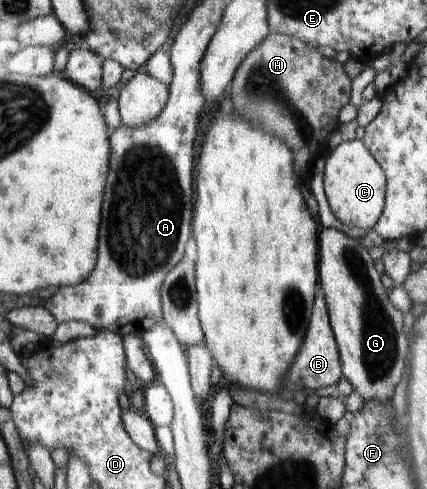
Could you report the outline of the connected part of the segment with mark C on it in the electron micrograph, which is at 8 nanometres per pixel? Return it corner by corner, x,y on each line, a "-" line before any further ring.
362,140
343,141
330,153
326,152
324,191
335,218
341,224
353,228
365,228
365,230
369,231
369,228
373,229
377,224
384,209
386,176

